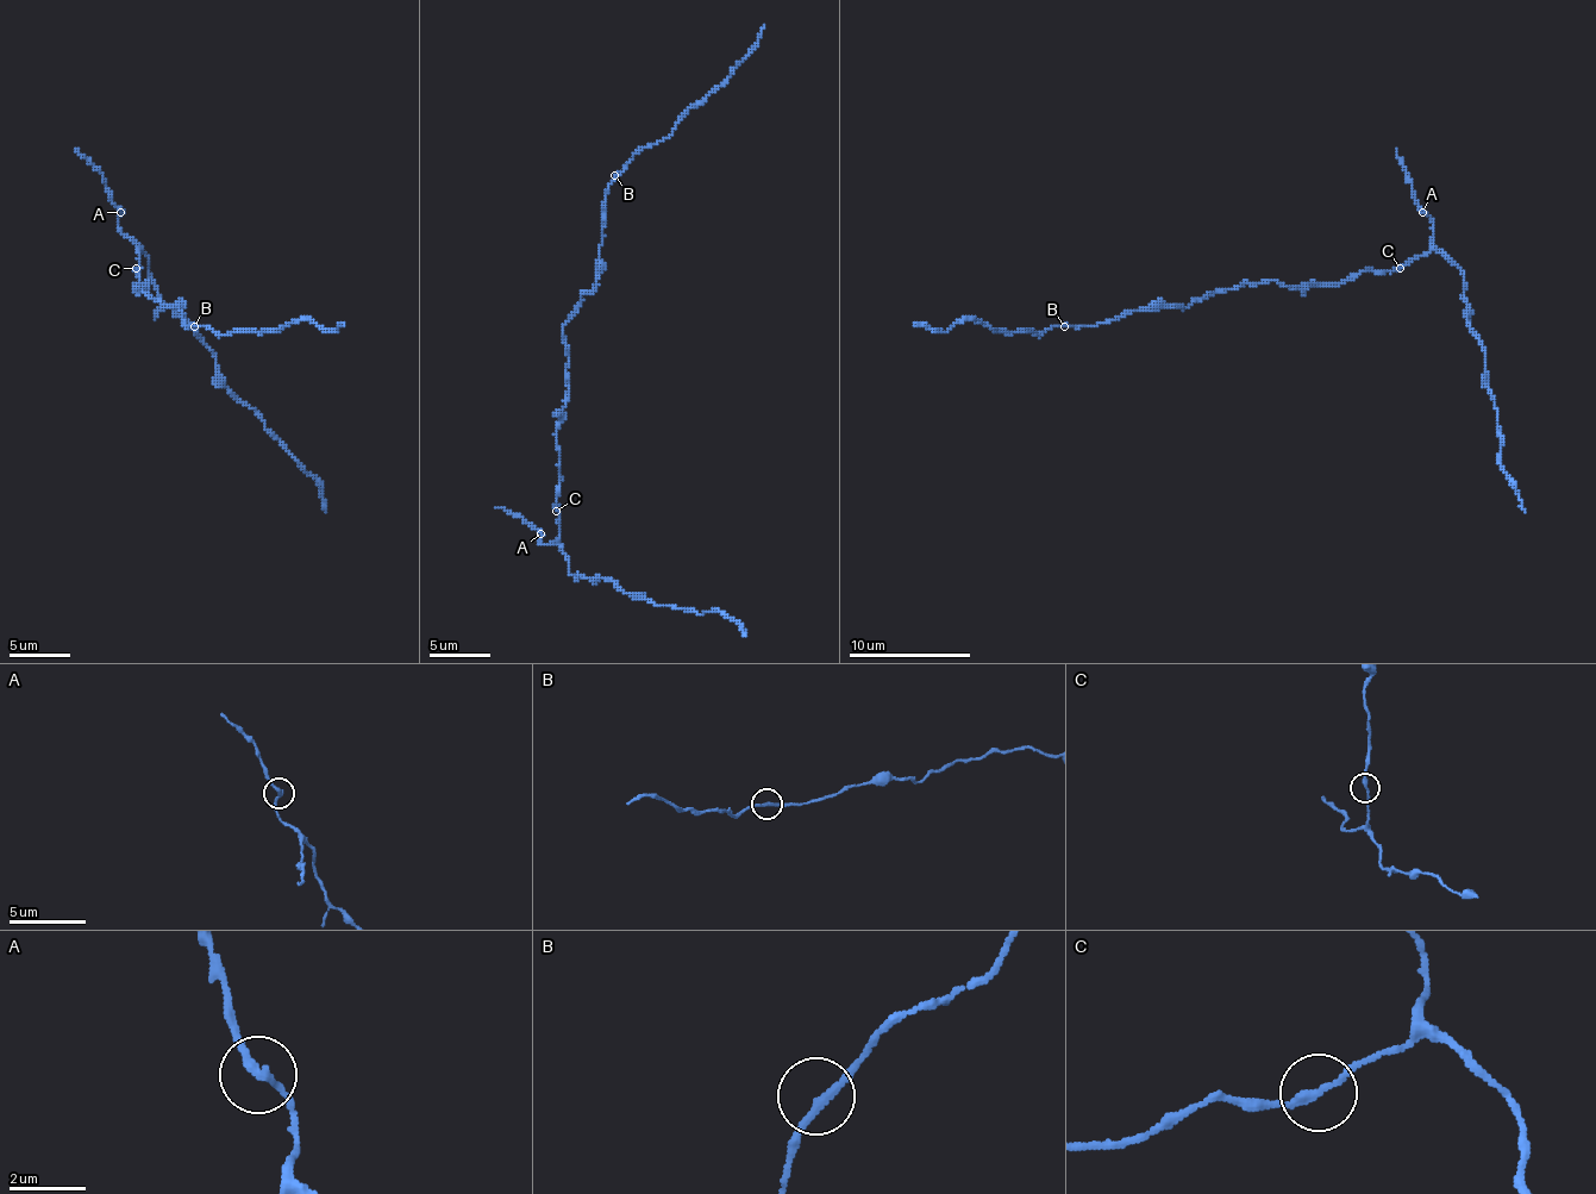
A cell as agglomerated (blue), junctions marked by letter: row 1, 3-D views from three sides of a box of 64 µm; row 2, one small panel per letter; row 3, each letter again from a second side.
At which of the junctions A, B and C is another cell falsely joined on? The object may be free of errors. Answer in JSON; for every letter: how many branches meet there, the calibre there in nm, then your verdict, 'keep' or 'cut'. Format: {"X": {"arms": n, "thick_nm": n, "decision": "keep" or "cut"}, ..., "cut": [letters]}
{"A": {"arms": 2, "thick_nm": 200, "decision": "keep"}, "B": {"arms": 2, "thick_nm": 200, "decision": "keep"}, "C": {"arms": 2, "thick_nm": 200, "decision": "keep"}, "cut": []}

